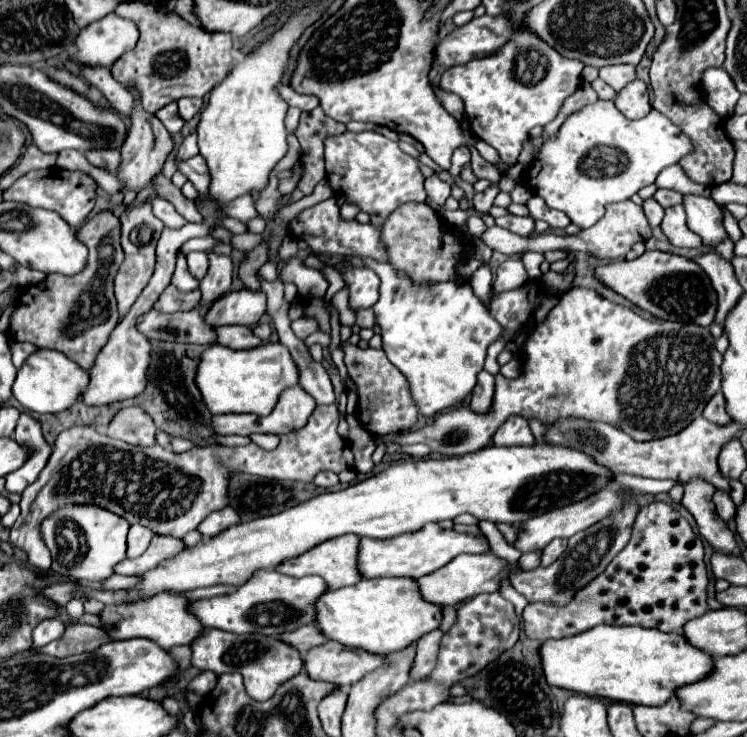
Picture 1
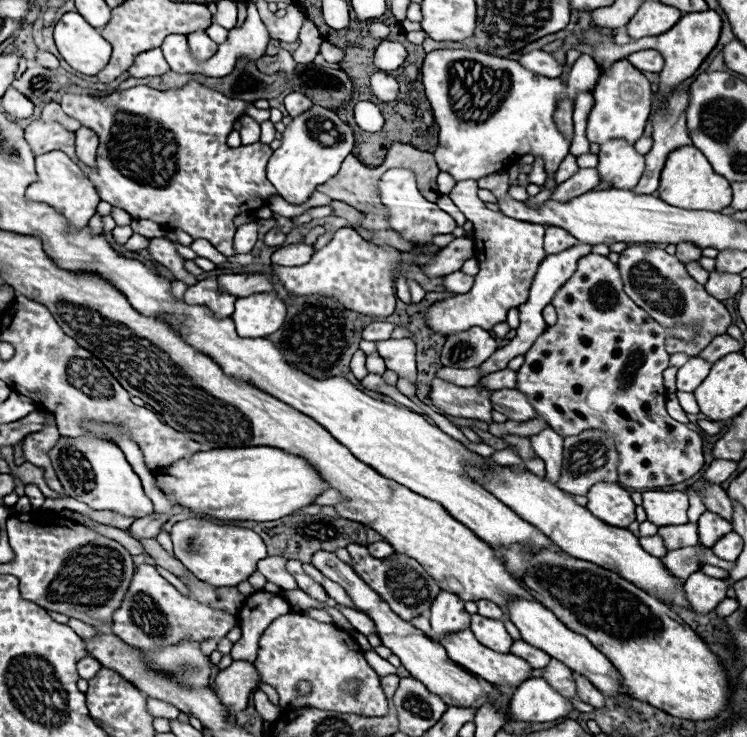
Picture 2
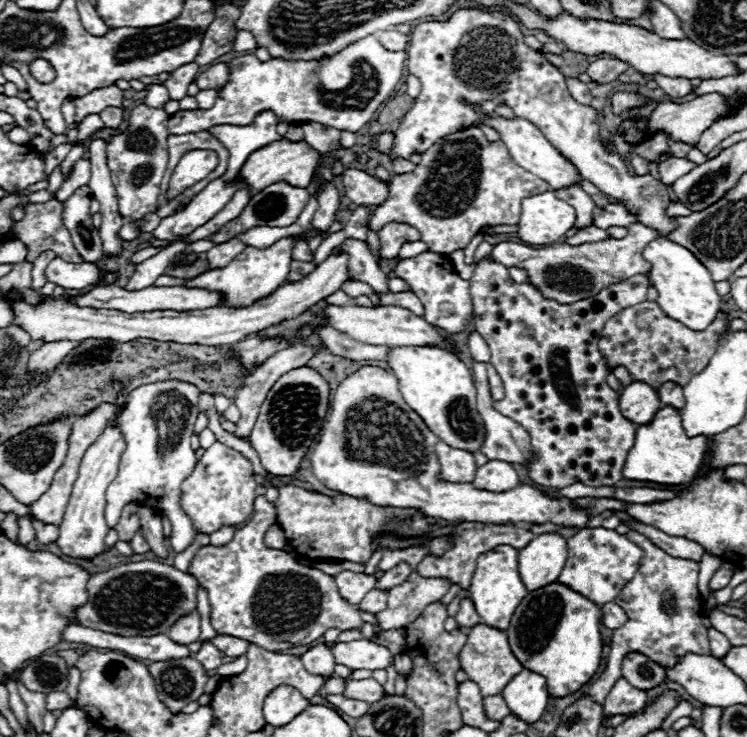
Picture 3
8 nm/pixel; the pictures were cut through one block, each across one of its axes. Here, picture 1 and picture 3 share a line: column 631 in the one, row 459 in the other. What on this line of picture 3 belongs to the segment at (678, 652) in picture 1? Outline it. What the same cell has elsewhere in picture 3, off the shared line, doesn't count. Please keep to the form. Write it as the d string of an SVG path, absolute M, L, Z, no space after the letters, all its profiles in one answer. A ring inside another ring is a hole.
M664 406L654 414L652 422L638 426L636 442L626 456L624 478L674 484L674 486L690 484L706 458L708 442L710 442L708 436L694 436L694 438L686 436L686 430L682 428L680 410L672 406Z

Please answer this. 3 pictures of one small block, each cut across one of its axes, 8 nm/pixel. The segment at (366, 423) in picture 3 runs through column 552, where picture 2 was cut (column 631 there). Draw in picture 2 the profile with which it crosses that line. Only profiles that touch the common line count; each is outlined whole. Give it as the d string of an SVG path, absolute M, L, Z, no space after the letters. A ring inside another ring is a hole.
M600 482L590 488L586 508L610 526L628 528L634 522L636 504L626 488L612 482Z

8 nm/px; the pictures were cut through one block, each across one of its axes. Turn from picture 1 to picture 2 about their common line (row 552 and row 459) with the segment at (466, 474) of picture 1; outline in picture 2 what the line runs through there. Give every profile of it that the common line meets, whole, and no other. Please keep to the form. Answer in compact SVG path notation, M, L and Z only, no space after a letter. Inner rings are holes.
M272 446L196 452L168 466L154 468L152 476L172 502L216 520L278 520L312 504L314 498L328 488L308 462Z

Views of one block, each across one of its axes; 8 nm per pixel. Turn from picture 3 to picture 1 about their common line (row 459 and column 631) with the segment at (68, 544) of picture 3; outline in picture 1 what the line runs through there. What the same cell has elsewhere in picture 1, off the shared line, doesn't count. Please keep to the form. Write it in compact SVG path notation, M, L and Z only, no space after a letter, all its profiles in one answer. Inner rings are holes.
M634 80L628 86L624 86L622 92L614 98L614 104L630 120L644 118L652 110L650 98L648 98L648 88L642 80Z

